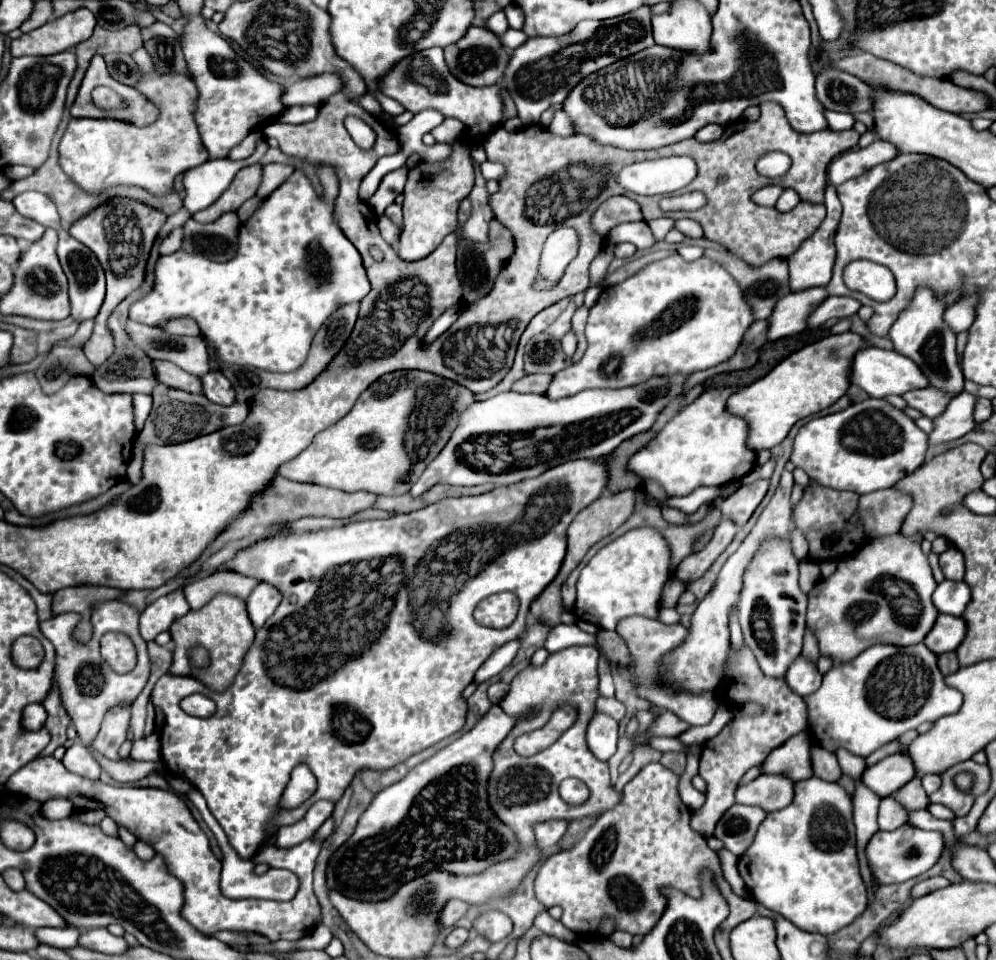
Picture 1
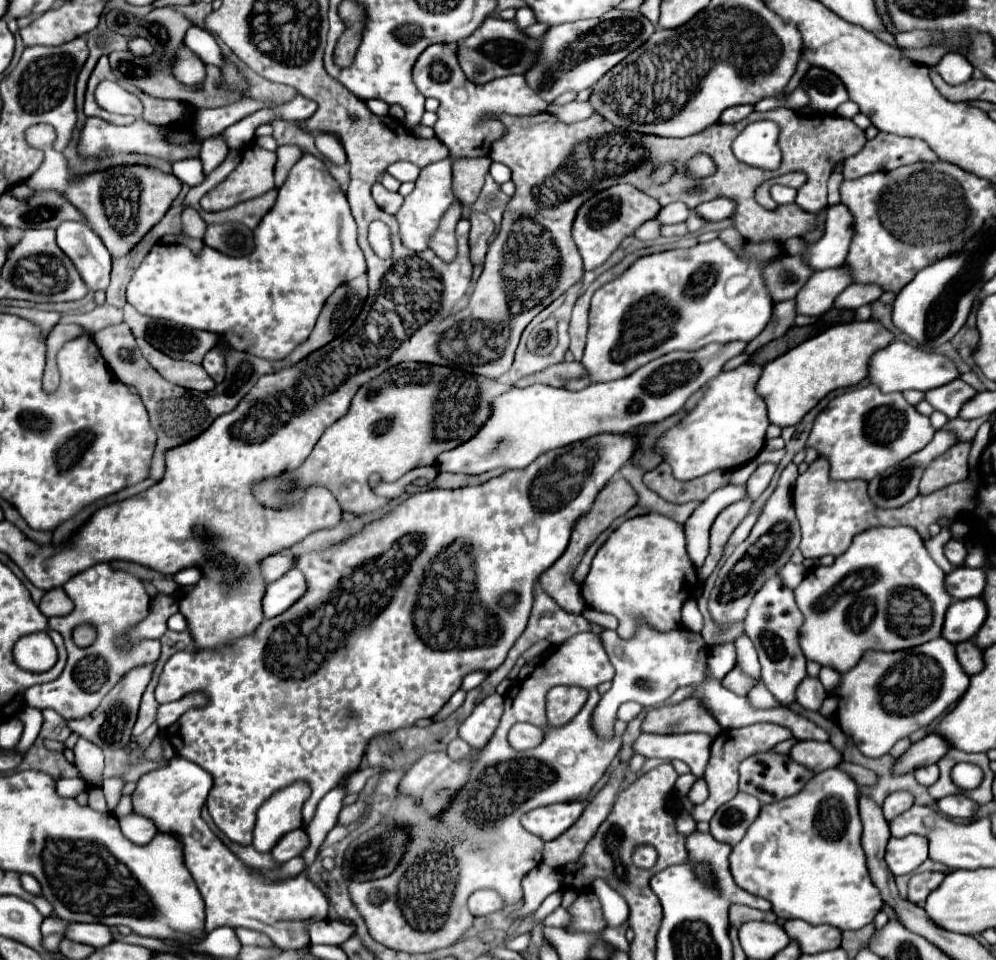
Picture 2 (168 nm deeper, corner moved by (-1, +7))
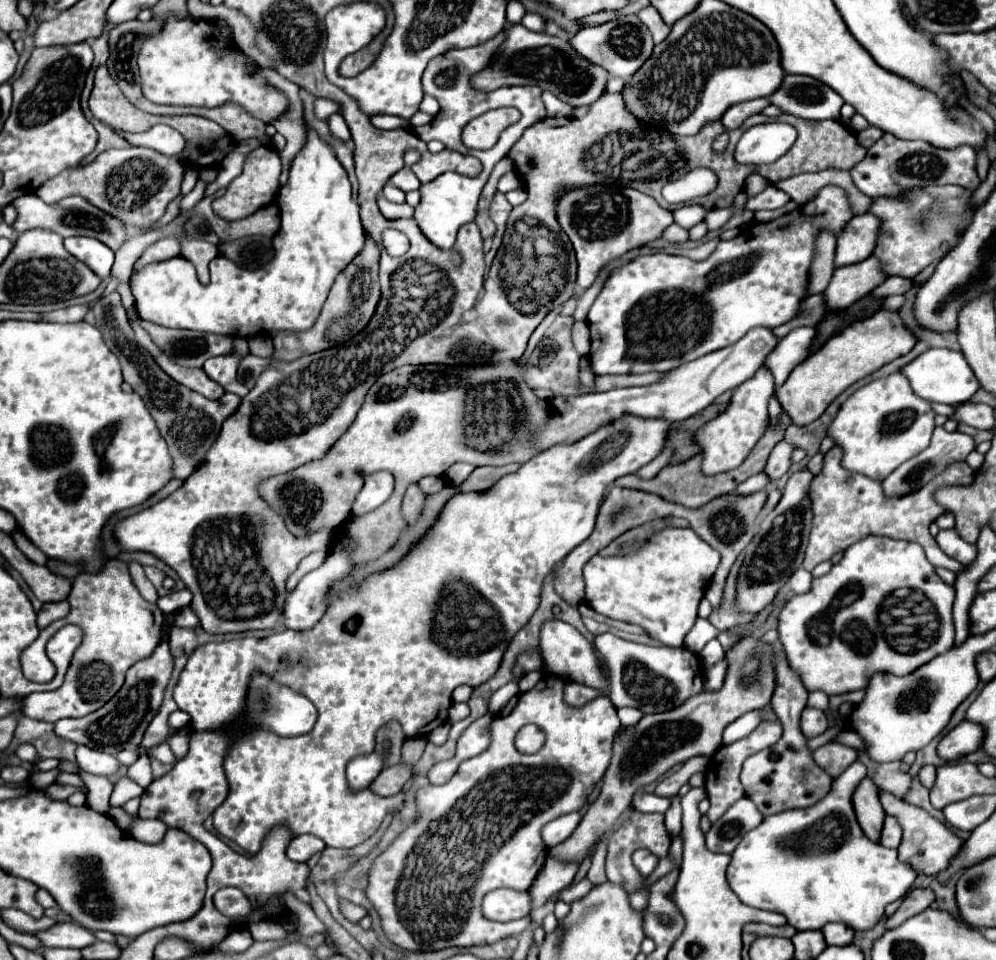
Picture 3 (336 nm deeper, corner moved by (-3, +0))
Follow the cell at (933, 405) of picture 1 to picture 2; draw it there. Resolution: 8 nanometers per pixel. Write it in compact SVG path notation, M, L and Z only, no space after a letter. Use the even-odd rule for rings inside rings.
M953 379L937 389L925 391L925 401L931 403L937 411L945 413L949 419L955 419L963 403L975 395L975 389L961 379Z

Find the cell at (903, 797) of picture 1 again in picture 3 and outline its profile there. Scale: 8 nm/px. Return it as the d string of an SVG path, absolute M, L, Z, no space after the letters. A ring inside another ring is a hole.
M887 816L885 818L885 824L883 824L883 830L881 830L881 838L879 842L887 848L897 848L899 842L901 842L901 826L897 824L897 820L893 816Z

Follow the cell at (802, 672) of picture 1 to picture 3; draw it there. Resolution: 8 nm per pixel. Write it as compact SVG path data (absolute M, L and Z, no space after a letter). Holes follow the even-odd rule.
M803 710L801 714L801 732L807 740L823 734L829 728L827 718L823 718L823 714L819 714L819 710Z

